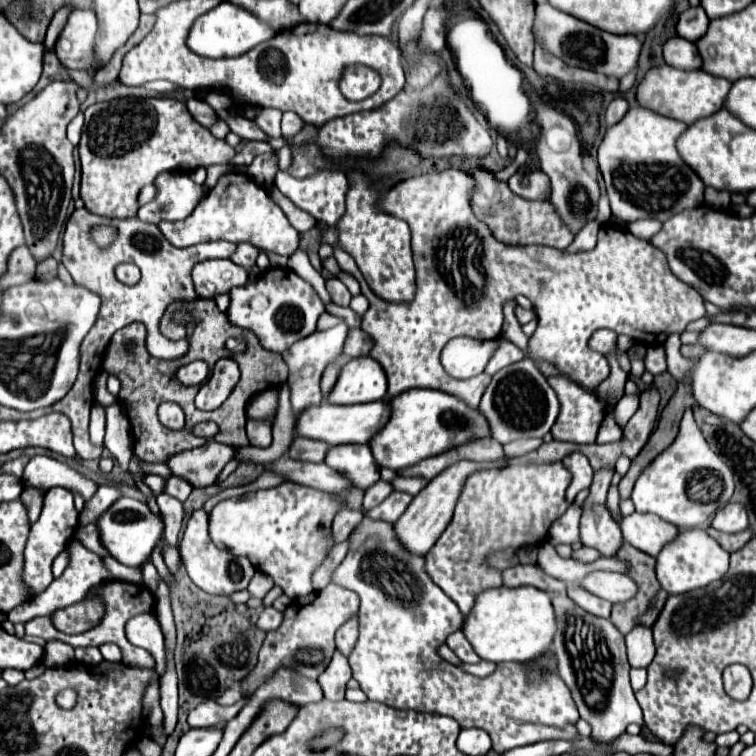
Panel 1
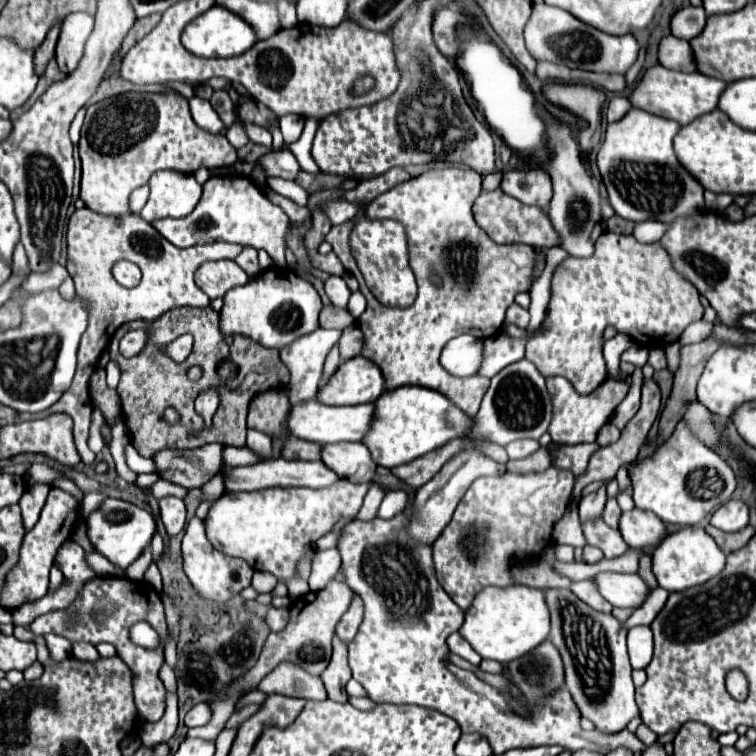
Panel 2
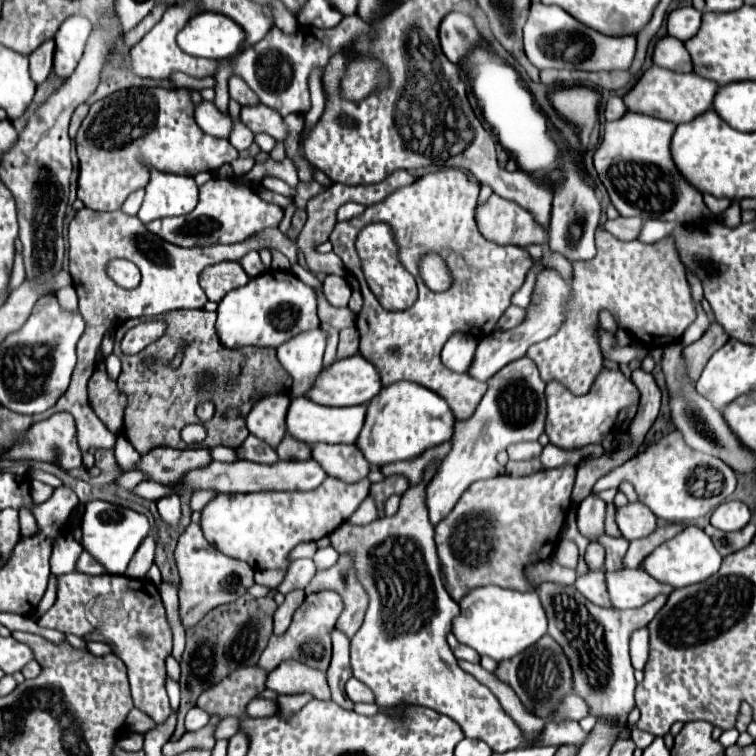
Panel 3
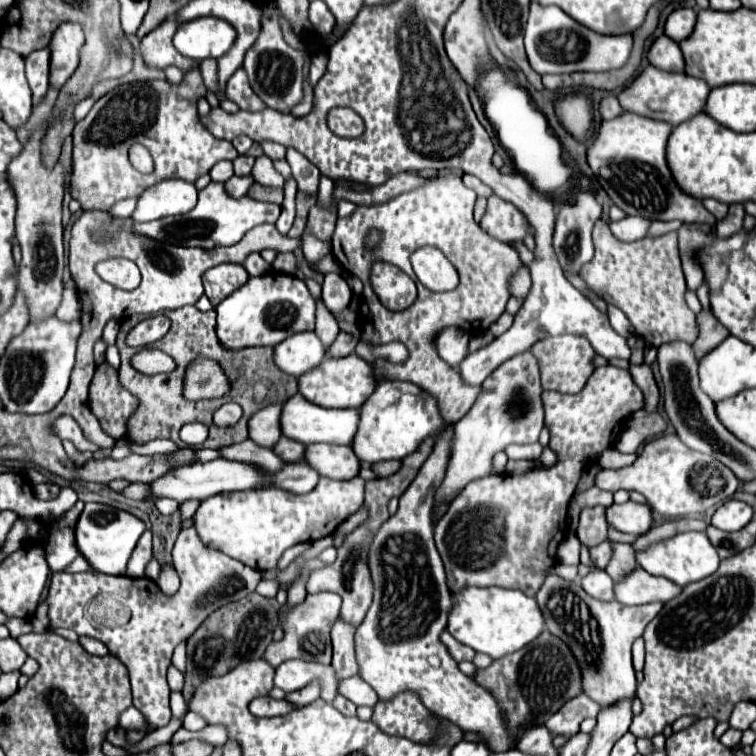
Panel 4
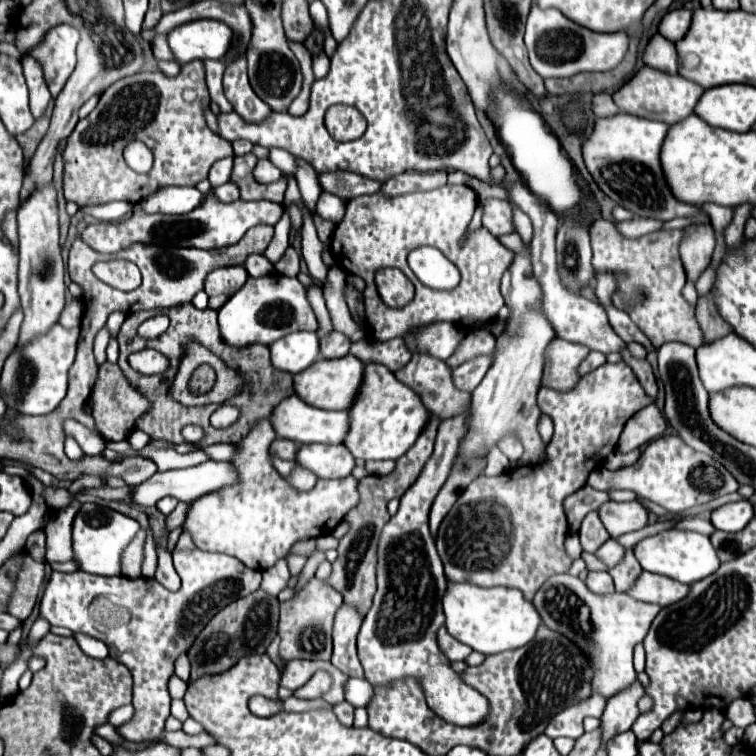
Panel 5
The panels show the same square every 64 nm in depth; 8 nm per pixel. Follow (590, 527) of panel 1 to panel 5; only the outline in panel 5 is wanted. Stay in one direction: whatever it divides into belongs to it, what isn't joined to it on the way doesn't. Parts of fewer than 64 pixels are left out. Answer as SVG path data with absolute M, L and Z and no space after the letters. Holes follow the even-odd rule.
M630 552L626 554L624 562L610 568L610 576L614 578L614 584L616 584L618 592L628 592L632 588L634 580L640 576L640 572L642 572L642 566L638 564L634 554L630 554Z

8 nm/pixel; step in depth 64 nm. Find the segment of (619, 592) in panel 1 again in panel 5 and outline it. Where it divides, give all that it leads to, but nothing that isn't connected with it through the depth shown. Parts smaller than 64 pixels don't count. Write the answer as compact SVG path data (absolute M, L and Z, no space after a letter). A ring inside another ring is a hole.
M642 572L628 594L634 596L636 600L670 606L670 604L676 604L680 598L684 598L686 592L690 592L688 584L678 584L676 580L670 580L660 574Z

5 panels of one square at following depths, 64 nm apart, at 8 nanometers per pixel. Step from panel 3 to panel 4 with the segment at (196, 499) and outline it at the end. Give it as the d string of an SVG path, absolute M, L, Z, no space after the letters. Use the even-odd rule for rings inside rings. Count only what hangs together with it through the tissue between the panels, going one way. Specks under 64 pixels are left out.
M188 500L188 502L180 504L180 518L182 518L182 524L186 524L186 522L194 516L194 512L196 512L198 504L200 504L198 500Z

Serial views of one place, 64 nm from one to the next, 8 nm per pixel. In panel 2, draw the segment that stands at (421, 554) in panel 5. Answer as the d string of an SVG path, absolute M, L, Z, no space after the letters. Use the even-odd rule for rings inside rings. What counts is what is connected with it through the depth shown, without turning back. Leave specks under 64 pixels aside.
M406 504L406 508L390 520L382 520L382 518L374 518L370 522L352 520L340 530L338 550L342 556L342 570L346 576L346 584L362 596L364 606L366 606L362 626L359 627L356 638L348 644L350 648L348 660L350 660L352 678L358 680L366 688L368 696L376 704L416 704L416 706L424 706L424 708L432 708L442 714L448 714L450 718L458 722L462 732L470 732L470 734L476 732L476 734L486 736L494 754L504 754L506 750L512 750L512 748L532 748L532 746L552 746L552 744L558 744L572 752L588 748L588 750L598 750L606 754L618 746L626 746L632 752L636 750L644 752L646 746L628 728L612 736L602 734L598 730L592 730L592 732L582 730L580 712L566 688L554 692L550 698L544 700L542 706L530 708L526 698L512 684L512 694L532 714L532 718L522 718L508 708L506 698L496 688L478 680L474 672L454 666L446 656L440 658L440 652L450 652L446 638L462 626L464 612L454 604L454 600L444 592L444 588L434 578L432 546L426 548L426 544L418 544L416 540L410 540L410 536L406 536L406 512L410 512L410 504Z

